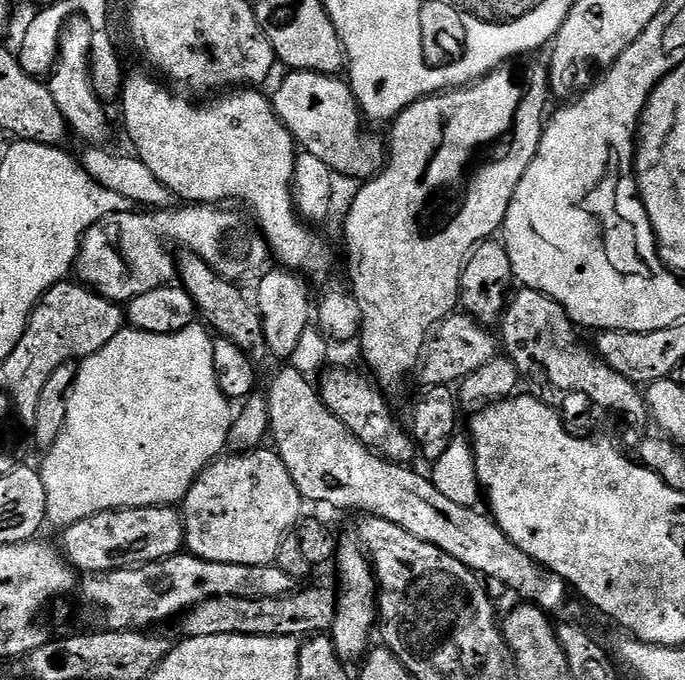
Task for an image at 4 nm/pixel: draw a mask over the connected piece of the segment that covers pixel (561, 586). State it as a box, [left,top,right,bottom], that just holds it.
[266,366,570,614]

